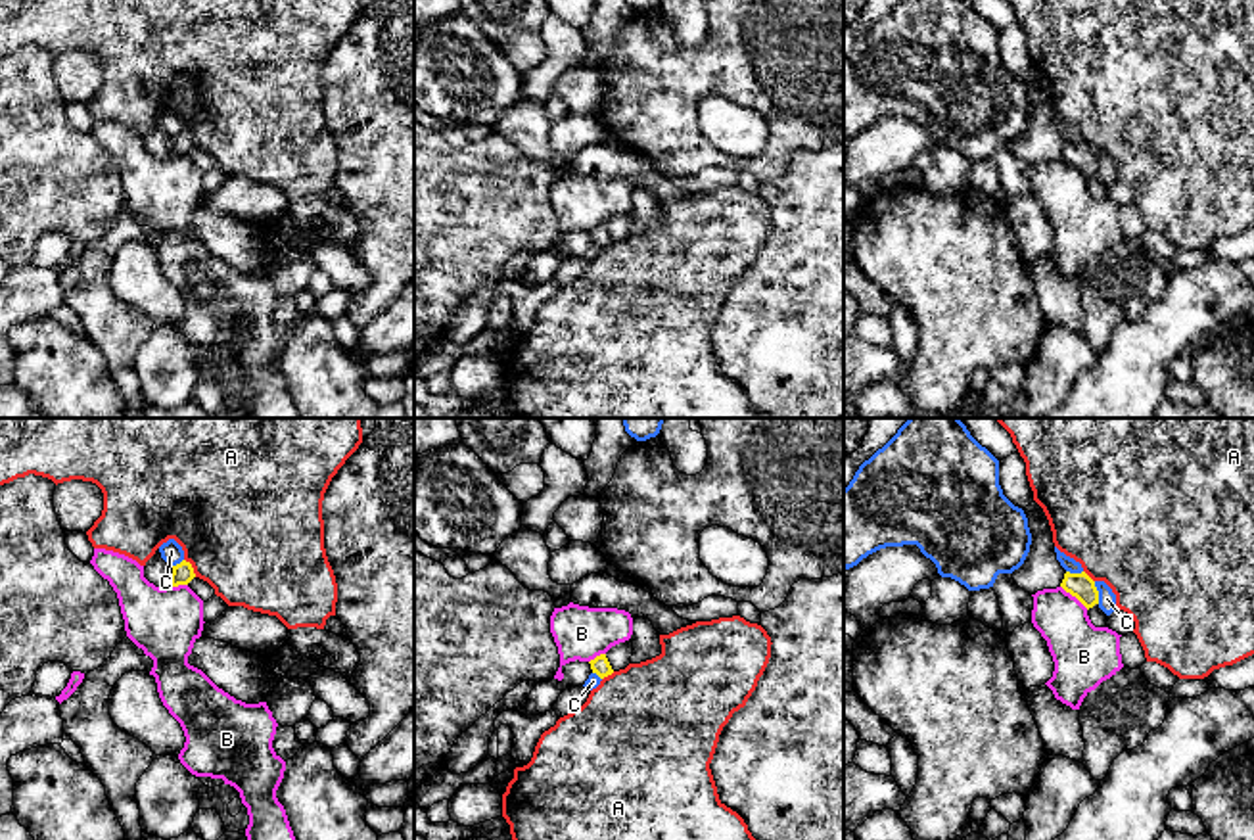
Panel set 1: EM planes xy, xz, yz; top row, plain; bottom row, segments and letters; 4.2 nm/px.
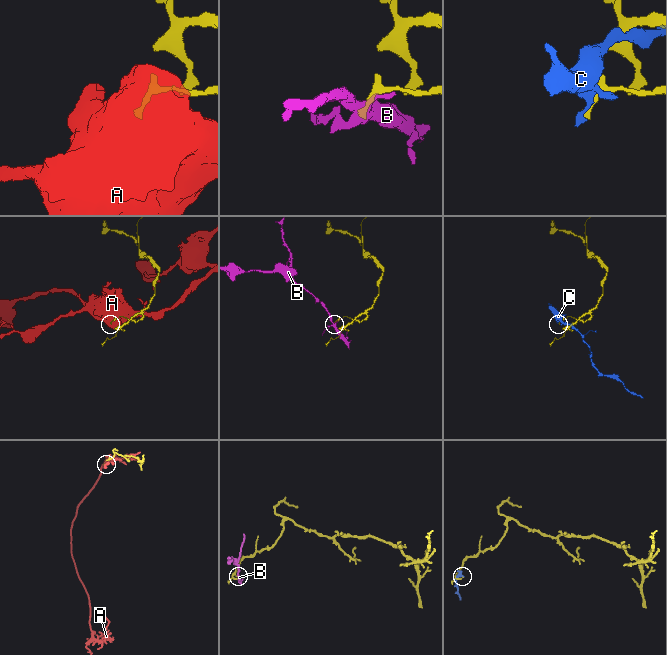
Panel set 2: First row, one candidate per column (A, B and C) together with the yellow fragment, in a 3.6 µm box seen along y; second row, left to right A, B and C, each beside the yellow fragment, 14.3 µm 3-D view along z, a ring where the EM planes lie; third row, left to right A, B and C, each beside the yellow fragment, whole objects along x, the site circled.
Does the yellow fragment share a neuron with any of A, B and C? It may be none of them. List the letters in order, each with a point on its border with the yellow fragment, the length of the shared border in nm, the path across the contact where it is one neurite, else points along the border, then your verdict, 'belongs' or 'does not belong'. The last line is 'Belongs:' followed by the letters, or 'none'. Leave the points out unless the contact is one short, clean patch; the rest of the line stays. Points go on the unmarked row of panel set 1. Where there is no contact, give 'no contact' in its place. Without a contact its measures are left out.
A: meets yellow in xy at (192, 139); contact 90 nm long; border along xy (185, 129), (196, 146); does not belong
B: meets yellow in yz at (1074, 165); contact 160 nm long; does not belong
C: meets yellow in yz at (1097, 163); contact 100 nm long; does not belong
Belongs: none

